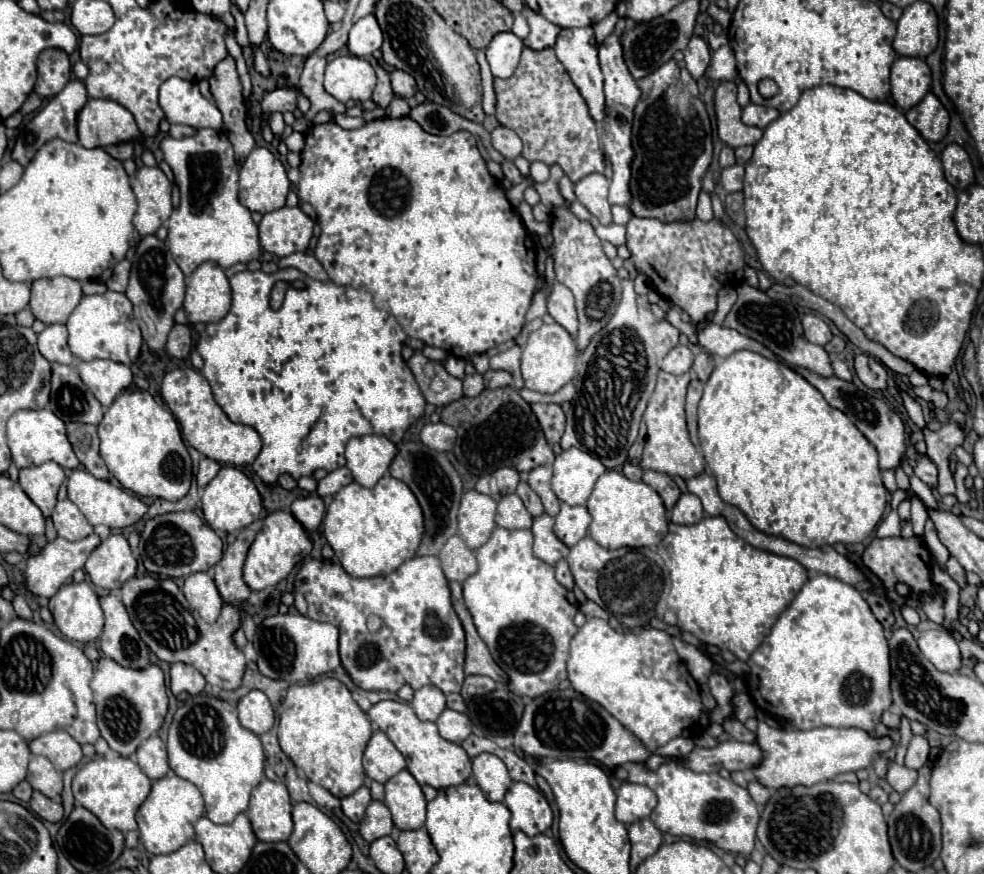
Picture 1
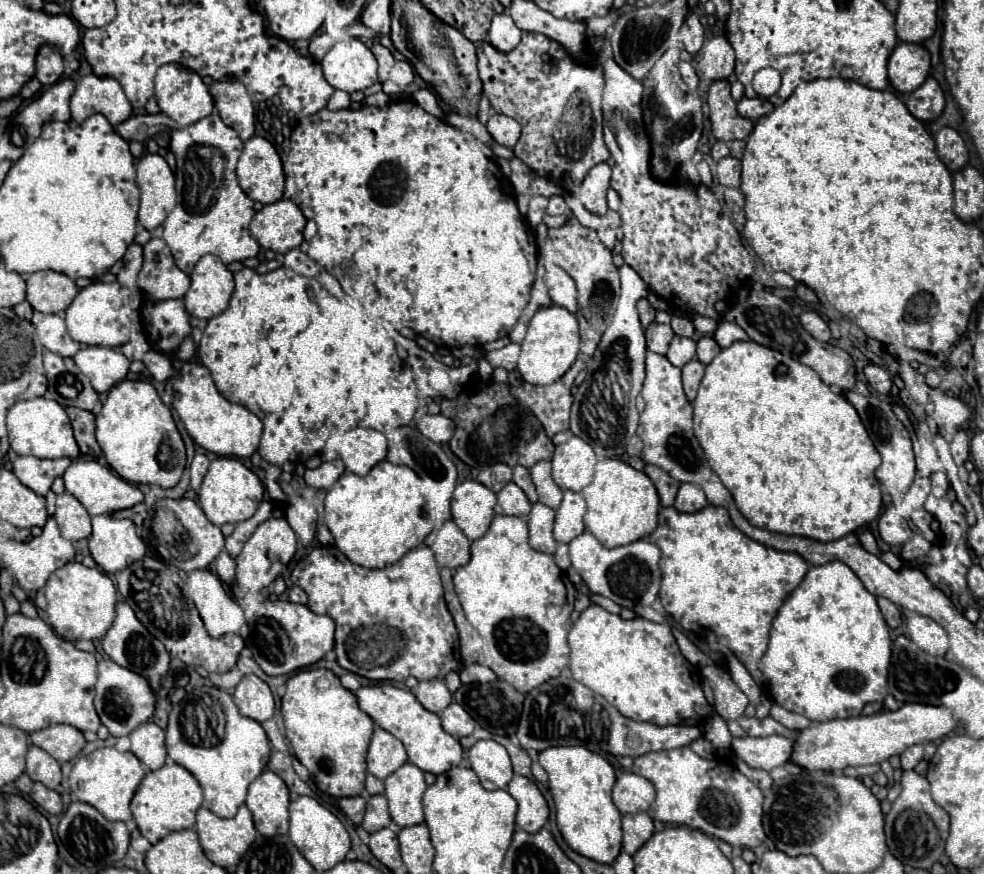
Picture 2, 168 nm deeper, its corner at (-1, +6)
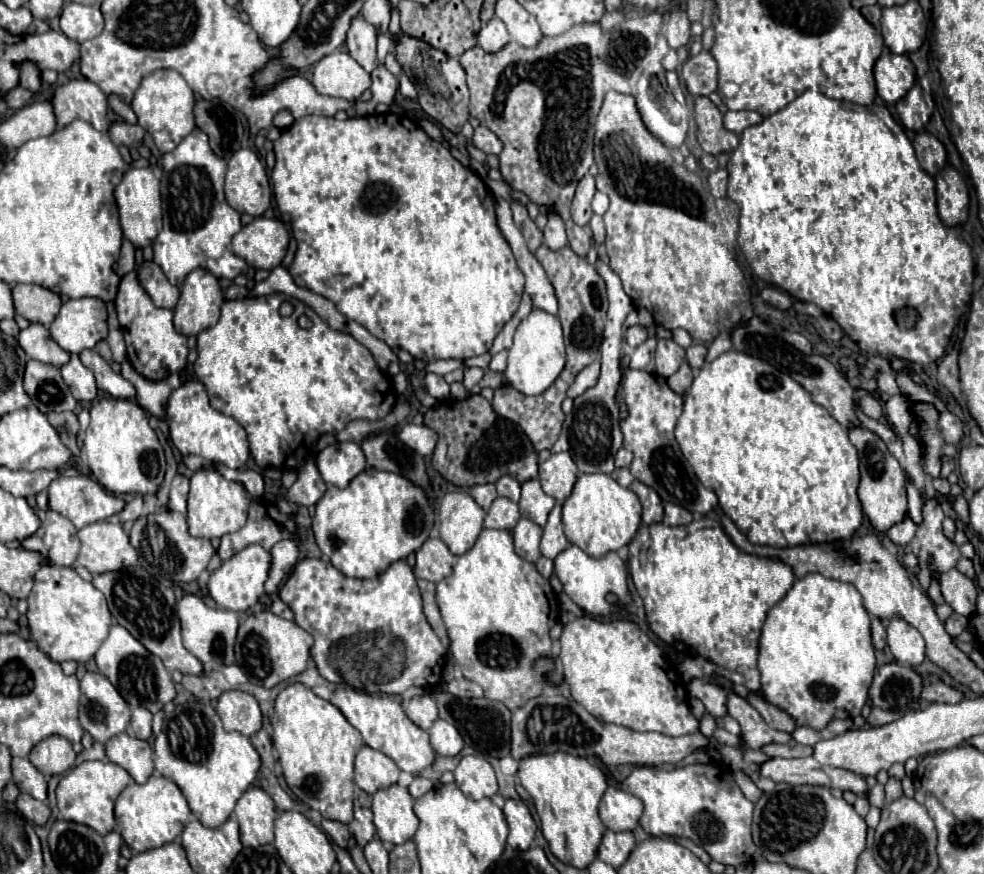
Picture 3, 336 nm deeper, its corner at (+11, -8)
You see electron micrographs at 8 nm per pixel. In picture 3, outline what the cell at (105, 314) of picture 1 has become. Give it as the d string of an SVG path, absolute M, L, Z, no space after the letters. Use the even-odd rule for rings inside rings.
M100 298L66 300L50 324L50 334L70 354L92 350L100 340L108 338L106 304Z

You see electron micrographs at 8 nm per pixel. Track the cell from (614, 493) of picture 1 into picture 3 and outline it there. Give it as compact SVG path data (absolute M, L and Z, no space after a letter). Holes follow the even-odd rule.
M580 474L572 494L564 502L562 522L566 538L572 544L582 548L592 558L602 558L604 554L620 550L622 546L632 542L642 522L642 504L630 488L620 486L608 474Z

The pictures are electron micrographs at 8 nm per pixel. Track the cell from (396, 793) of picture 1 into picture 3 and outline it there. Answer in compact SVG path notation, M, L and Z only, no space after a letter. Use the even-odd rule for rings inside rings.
M392 784L378 790L372 796L374 826L378 838L386 844L404 844L418 830L418 818L414 814L414 798L408 788Z

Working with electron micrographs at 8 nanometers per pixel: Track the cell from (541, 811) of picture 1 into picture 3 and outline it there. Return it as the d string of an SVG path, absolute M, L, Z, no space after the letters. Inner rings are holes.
M506 800L504 816L506 816L508 828L510 828L508 844L514 850L530 848L534 834L536 834L536 822L534 822L528 806L522 800Z

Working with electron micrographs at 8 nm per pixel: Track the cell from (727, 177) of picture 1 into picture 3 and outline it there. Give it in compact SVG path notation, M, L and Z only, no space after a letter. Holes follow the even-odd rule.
M716 170L714 174L710 174L708 184L714 198L726 198L726 178L728 178L726 170Z

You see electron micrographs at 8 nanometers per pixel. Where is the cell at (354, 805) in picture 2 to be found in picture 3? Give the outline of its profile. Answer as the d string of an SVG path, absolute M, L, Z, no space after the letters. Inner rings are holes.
M322 820L322 828L332 836L332 840L346 848L348 846L348 840L350 840L350 830L348 830L348 824L344 822L336 822L336 820Z

